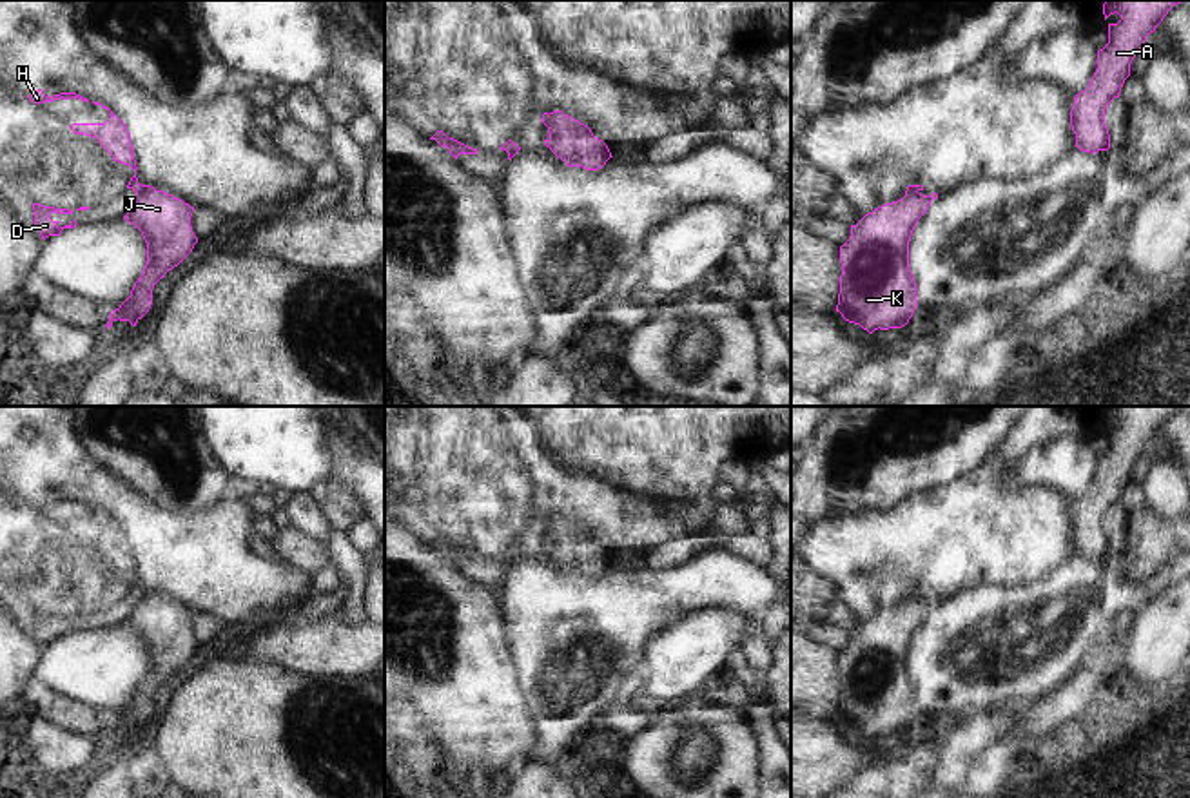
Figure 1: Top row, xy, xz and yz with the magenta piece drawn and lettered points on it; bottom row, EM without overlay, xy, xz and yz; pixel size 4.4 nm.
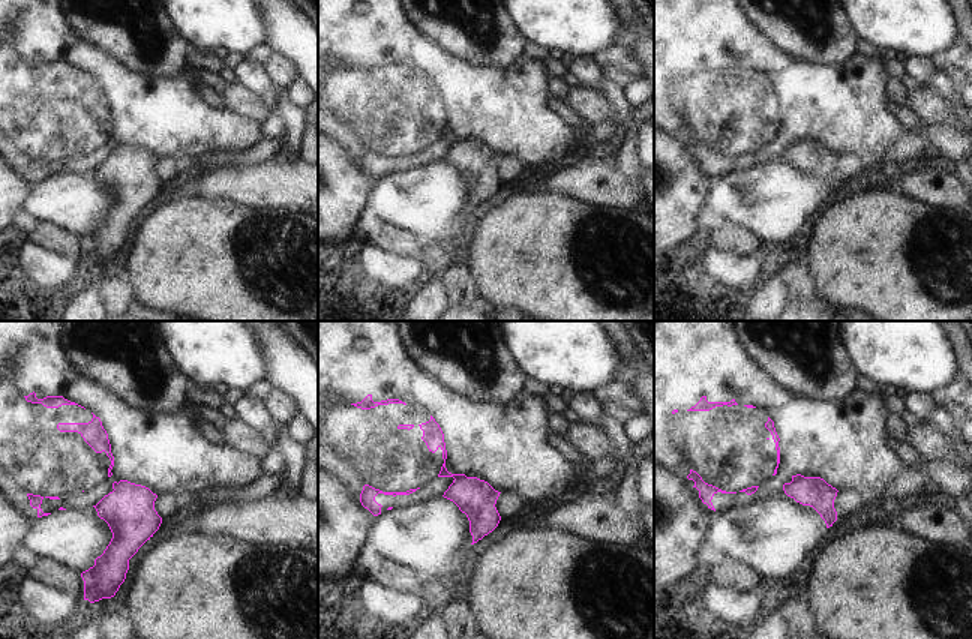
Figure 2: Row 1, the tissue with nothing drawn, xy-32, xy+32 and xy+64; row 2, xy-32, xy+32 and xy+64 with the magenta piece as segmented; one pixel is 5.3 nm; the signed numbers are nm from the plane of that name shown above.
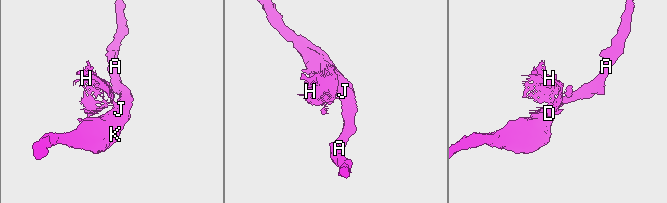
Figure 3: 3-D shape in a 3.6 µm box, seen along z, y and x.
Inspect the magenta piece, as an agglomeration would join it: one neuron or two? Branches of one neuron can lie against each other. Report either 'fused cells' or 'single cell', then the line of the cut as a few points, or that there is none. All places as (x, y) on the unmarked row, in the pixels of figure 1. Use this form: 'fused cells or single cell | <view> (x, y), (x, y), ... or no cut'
fused cells | xy (155, 595), (146, 597), (136, 610)

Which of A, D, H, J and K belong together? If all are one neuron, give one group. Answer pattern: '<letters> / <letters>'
A J K / D H

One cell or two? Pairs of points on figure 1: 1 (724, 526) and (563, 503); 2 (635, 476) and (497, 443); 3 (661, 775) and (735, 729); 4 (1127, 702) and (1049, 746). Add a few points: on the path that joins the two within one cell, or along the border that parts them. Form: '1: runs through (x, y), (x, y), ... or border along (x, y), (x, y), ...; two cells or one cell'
1: border along (722, 505), (712, 517), (710, 528); two cells
2: border along (536, 425), (546, 450); two cells
3: runs through (661, 748), (661, 737), (681, 719), (708, 719); one cell
4: runs through (1107, 711), (1069, 740); one cell

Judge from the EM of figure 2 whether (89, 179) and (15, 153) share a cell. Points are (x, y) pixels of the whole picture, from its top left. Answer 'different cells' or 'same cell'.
different cells

